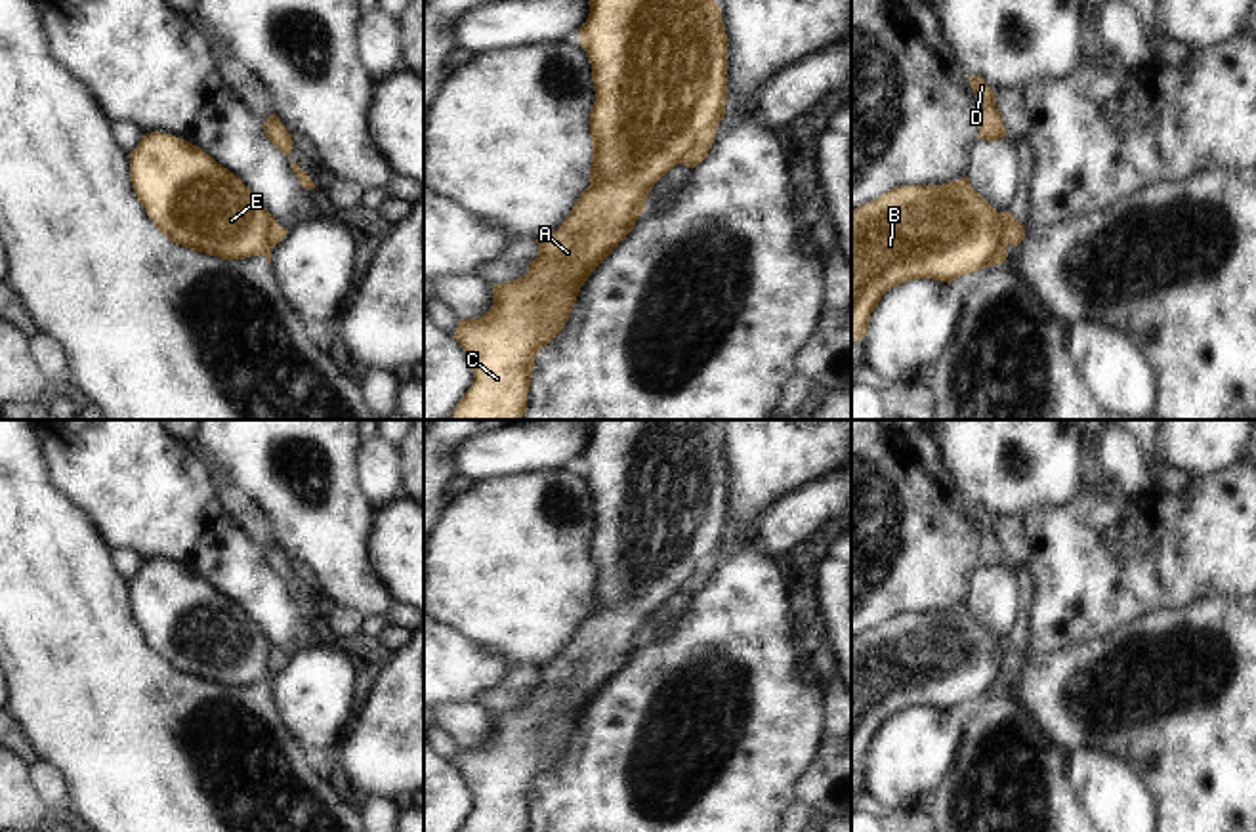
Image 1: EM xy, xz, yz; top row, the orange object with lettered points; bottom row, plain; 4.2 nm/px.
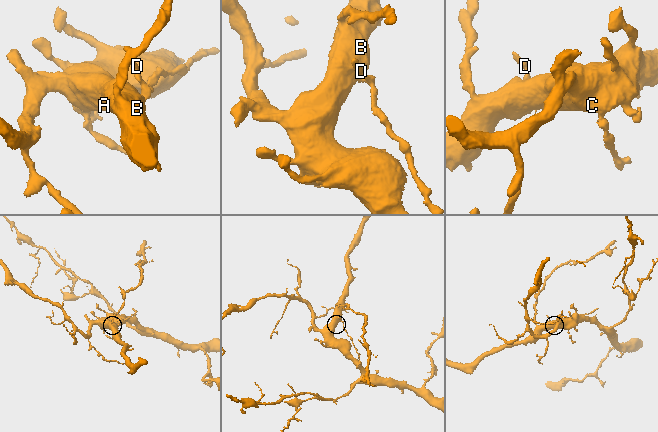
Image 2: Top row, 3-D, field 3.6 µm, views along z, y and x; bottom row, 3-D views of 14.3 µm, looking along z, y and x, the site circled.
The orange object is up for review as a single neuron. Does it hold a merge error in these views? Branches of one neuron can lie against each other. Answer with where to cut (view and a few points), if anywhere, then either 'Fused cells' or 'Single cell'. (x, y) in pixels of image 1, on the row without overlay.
Split along yz (1012, 644), (1001, 663), (1001, 678), (991, 691). Fused cells

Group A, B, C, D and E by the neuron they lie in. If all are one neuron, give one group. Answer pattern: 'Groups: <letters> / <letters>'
Groups: A B C E / D

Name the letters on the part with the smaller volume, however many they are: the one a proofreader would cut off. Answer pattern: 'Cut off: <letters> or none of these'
Cut off: D

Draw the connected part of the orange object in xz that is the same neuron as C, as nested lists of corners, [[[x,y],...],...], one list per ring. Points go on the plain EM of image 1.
[[[590,420],[590,441],[586,450],[578,456],[580,473],[592,490],[592,510],[596,529],[590,538],[590,565],[592,565],[592,595],[590,613],[576,626],[571,641],[559,653],[557,658],[546,660],[536,666],[538,681],[529,691],[527,700],[515,708],[500,710],[492,714],[492,733],[479,746],[458,748],[454,767],[464,775],[468,788],[471,790],[471,815],[464,821],[458,832],[527,832],[527,821],[531,815],[534,782],[550,771],[565,754],[580,714],[596,698],[596,695],[613,679],[615,674],[634,656],[636,649],[645,637],[645,628],[653,613],[668,601],[680,588],[693,576],[699,565],[712,565],[718,557],[720,548],[725,542],[727,529],[727,462],[722,448],[722,437],[716,429],[714,420]]]

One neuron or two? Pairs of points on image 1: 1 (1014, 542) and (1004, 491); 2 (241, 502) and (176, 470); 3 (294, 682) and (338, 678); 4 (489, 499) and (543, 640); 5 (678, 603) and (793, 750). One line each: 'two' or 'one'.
1: two
2: two
3: one
4: one
5: two

